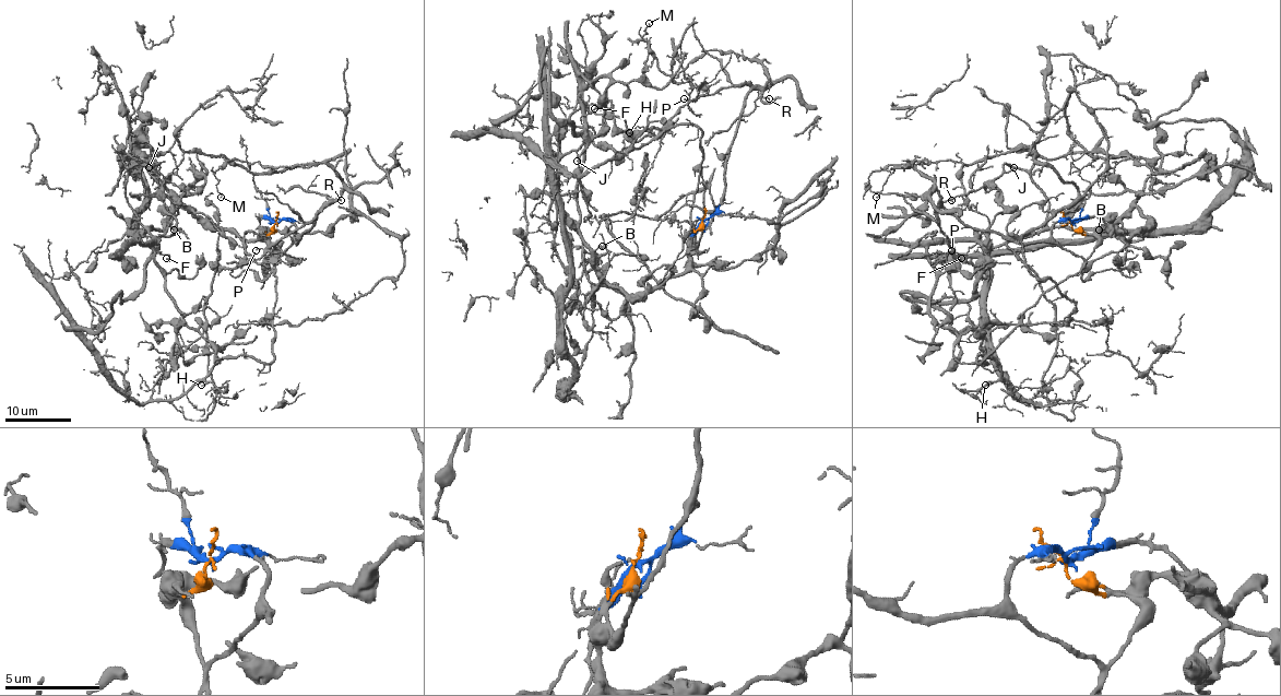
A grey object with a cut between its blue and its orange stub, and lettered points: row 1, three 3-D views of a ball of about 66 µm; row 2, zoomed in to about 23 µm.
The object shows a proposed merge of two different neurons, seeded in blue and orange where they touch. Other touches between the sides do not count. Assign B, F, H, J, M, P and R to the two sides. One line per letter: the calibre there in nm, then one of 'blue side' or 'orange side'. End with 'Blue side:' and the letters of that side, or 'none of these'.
B: 170 nm thick; orange side
F: 150 nm thick; orange side
H: 90 nm thick; orange side
J: 130 nm thick; orange side
M: 80 nm thick; blue side
P: 100 nm thick; blue side
R: 120 nm thick; blue side
Blue side: M, P, R

